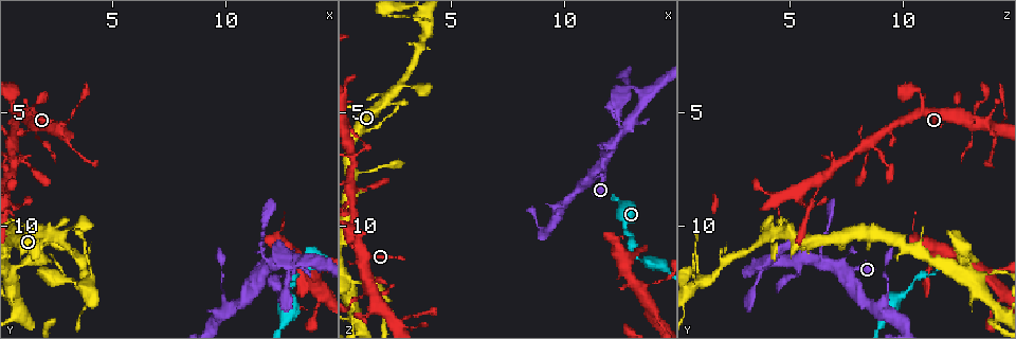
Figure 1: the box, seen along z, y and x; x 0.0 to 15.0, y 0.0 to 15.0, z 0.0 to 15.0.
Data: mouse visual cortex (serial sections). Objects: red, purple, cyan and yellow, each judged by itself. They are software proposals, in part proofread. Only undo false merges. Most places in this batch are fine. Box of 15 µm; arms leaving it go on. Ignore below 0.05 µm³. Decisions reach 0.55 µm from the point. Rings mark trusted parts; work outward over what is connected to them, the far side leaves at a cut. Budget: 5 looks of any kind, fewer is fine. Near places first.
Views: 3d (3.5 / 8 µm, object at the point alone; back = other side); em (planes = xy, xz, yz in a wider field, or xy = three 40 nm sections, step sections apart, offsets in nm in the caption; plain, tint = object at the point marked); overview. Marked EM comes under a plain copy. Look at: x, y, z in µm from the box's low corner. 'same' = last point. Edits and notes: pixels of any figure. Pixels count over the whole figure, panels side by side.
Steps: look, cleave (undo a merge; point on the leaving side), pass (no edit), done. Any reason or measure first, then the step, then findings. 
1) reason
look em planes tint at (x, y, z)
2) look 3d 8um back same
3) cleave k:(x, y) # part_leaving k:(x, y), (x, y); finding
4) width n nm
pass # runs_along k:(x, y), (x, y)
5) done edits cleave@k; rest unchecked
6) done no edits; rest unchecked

sharp bend
look 3d 3.5um back at (11.6, 11.9, 7.3)

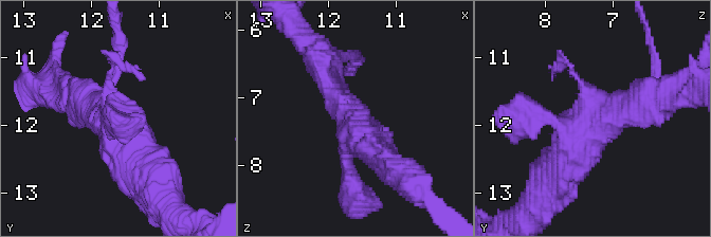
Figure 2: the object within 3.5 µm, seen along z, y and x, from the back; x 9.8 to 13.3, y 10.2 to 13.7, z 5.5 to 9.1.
now the EM
look em xy step 2 tint same

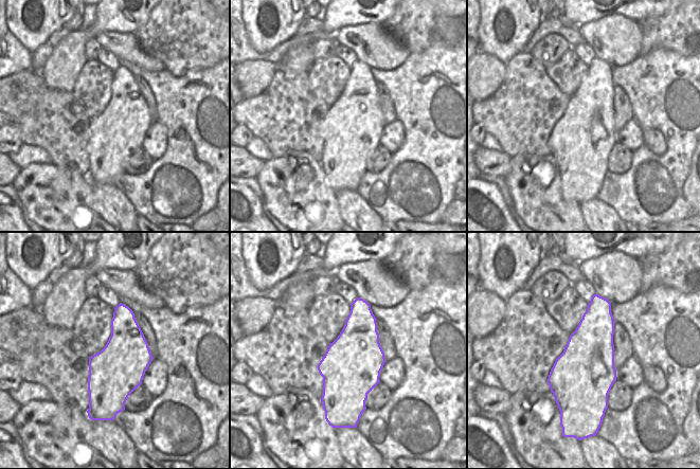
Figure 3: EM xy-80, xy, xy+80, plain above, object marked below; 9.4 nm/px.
pass # runs_along 2:(109, 116), (109, 71), (128, 68); continuous, no second cell

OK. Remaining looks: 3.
four-way junction
look 3d 3.5um at (1.3, 5.0, 12.4)

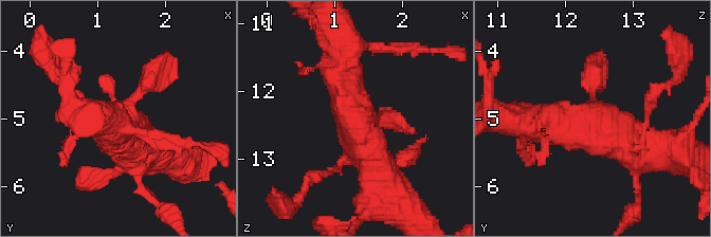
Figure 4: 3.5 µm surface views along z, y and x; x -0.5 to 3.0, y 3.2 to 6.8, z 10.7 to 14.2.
look em planes tint at (1.35, 4.90, 12.40)

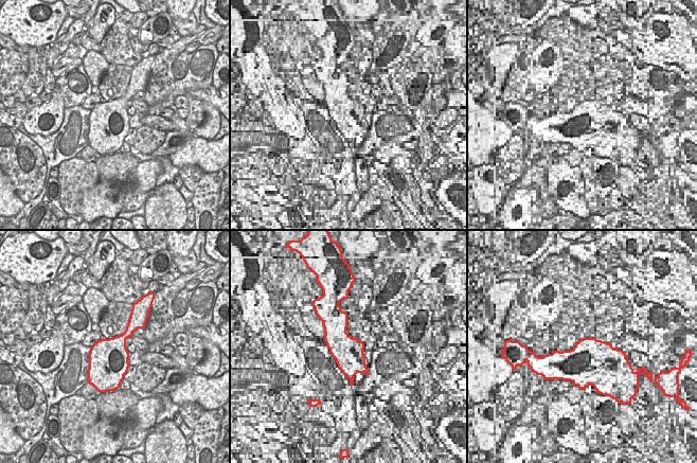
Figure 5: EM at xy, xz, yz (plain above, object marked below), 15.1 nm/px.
look em xy step 3 tint same

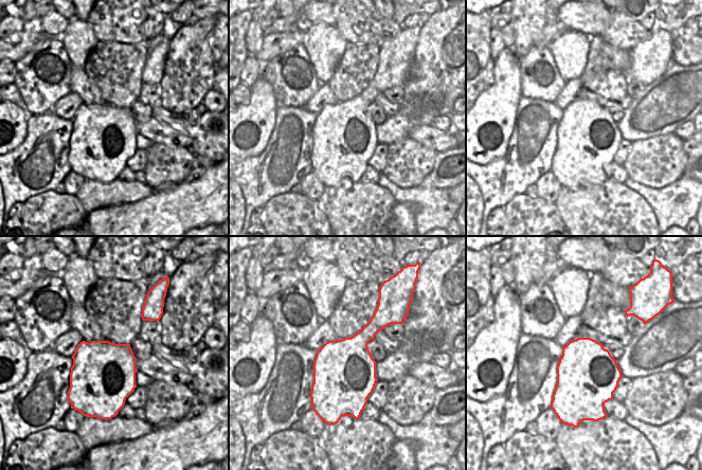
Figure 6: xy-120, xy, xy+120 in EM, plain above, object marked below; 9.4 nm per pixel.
pass # runs_along 4:(347, 90), (382, 193), (399, 208); one cell here

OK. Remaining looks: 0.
done no edits; rest unchecked

